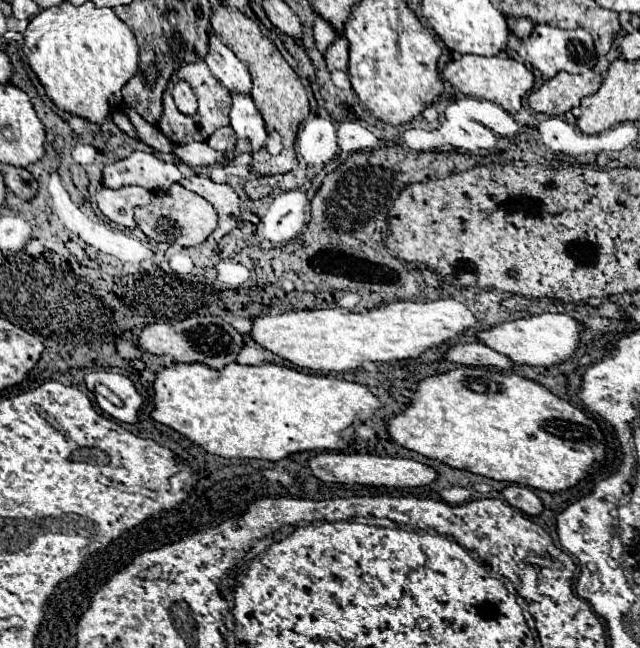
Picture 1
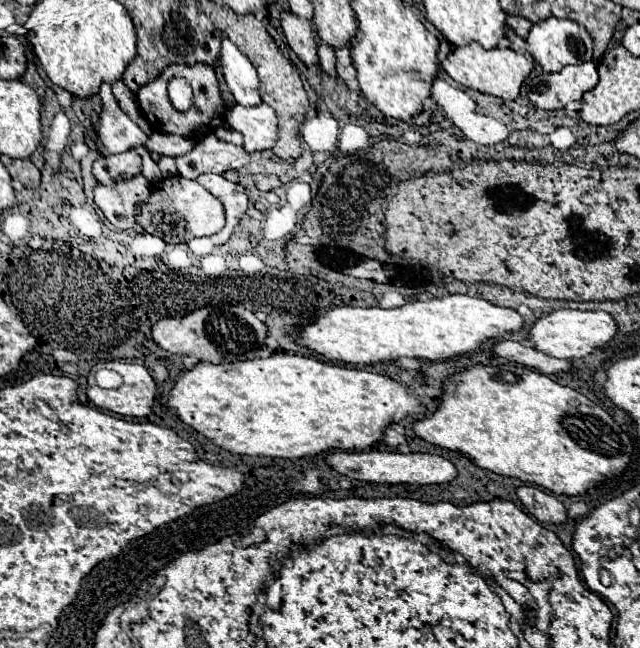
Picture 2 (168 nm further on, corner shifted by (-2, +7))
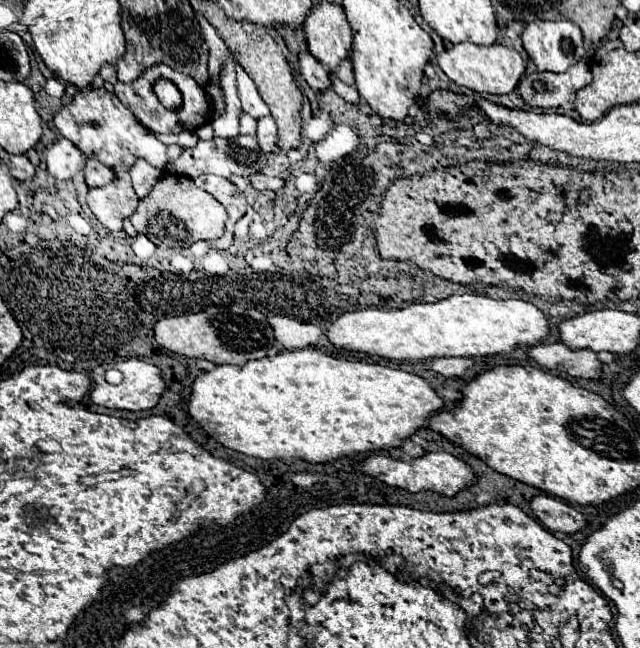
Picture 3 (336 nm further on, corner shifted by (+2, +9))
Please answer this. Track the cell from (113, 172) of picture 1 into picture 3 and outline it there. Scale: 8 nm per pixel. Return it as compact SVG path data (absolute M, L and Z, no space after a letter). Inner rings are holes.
M87 160L87 164L85 164L85 182L87 182L89 188L107 186L111 180L115 180L113 170L109 170L107 166L103 166L97 160Z

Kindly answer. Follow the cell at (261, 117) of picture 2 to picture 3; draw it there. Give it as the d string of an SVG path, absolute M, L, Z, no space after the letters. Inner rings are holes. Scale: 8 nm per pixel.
M265 116L259 120L257 140L263 152L277 152L277 126L271 116Z

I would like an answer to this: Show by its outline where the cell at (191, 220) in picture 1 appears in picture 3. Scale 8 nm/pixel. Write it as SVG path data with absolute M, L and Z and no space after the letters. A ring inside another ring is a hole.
M169 174L151 188L151 192L139 202L139 208L131 216L131 224L139 234L145 234L159 248L187 248L197 240L221 238L225 232L227 210L209 192L195 186L191 178L181 174Z

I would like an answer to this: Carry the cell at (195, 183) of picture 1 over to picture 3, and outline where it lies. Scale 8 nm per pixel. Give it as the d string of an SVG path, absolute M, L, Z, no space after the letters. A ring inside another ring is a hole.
M203 174L199 178L193 180L199 188L203 188L205 192L213 194L229 212L229 220L227 220L227 230L225 230L225 238L217 240L217 244L231 244L233 232L235 232L235 224L237 220L241 220L247 212L247 198L245 192L241 192L235 184L231 184L227 178L215 176L215 174Z

